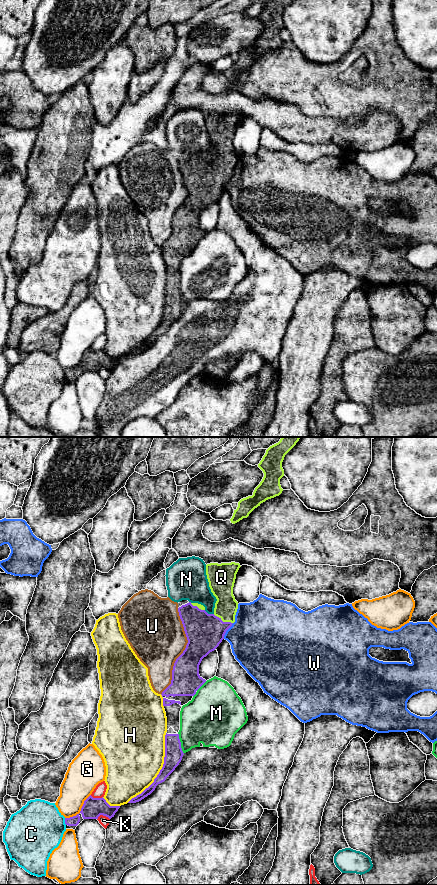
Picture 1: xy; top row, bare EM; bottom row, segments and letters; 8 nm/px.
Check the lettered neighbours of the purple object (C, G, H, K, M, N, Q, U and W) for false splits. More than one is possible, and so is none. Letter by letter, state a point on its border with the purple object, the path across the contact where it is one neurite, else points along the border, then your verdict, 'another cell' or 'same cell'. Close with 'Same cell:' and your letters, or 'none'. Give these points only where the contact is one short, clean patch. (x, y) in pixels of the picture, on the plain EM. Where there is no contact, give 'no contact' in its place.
C: meets purple in xy at (65, 373); another cell
G: meets purple in xy at (81, 362); another cell
H: meets purple in xy at (160, 322); another cell
K: meets purple in xy at (103, 367); another cell
M: meets purple in xy at (180, 295); another cell
N: meets purple in xy at (209, 166); another cell
Q: meets purple in xy at (222, 173); runs through xy (204, 184), (222, 173), (226, 158); same cell
U: meets purple in xy at (183, 203); another cell
W: meets purple in xy at (226, 182); border along xy (233, 175), (223, 190); another cell
Same cell: Q

